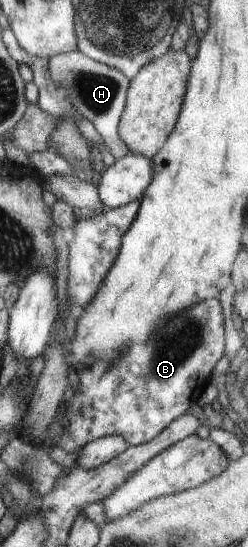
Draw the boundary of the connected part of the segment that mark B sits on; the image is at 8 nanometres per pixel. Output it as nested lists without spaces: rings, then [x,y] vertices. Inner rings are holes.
[[[211,298],[198,301],[196,305],[170,315],[164,325],[158,325],[156,331],[148,335],[144,343],[130,345],[120,357],[112,361],[104,361],[102,357],[98,357],[92,363],[82,363],[82,367],[75,371],[79,382],[77,390],[66,403],[66,409],[63,408],[57,417],[63,433],[47,440],[45,447],[74,453],[80,451],[84,445],[108,435],[120,435],[128,446],[150,441],[199,399],[203,389],[210,383],[212,369],[223,355],[224,337],[220,303]]]

